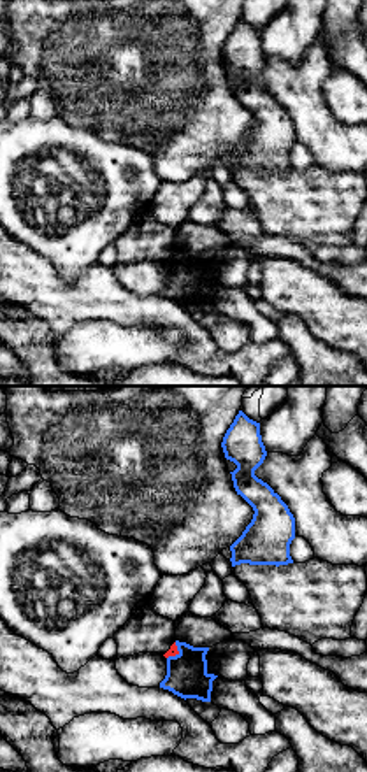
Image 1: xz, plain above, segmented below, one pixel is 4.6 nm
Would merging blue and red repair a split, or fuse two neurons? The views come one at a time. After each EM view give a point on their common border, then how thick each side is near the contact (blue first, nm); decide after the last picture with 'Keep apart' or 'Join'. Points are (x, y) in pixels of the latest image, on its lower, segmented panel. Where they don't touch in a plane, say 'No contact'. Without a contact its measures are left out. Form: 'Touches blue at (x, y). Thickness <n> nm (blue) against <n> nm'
Touches blue at (176, 655). Thickness 190 nm (blue) against 50 nm

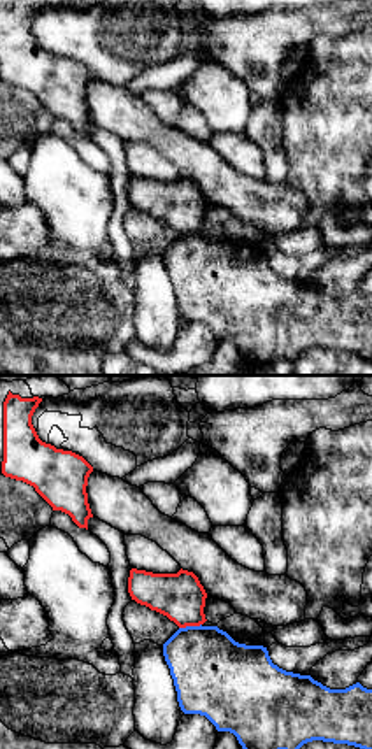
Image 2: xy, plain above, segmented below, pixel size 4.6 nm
Touches blue at (190, 627). Thickness 360 nm (blue) against 220 nm

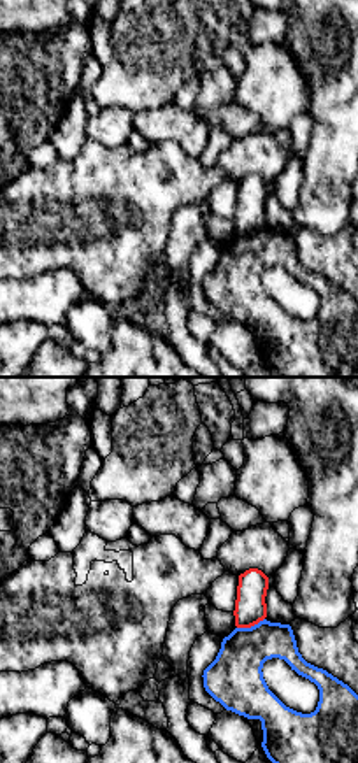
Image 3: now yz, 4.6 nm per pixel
Touches blue at (251, 627). Thickness 240 nm (blue) against 140 nm

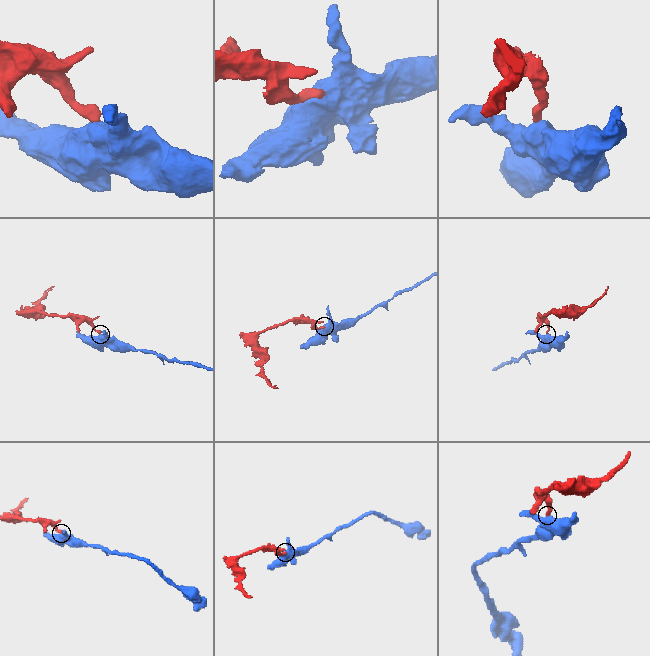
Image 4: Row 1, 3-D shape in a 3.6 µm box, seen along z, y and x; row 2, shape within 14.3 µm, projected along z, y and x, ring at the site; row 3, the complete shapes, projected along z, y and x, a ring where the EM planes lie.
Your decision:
Keep apart

